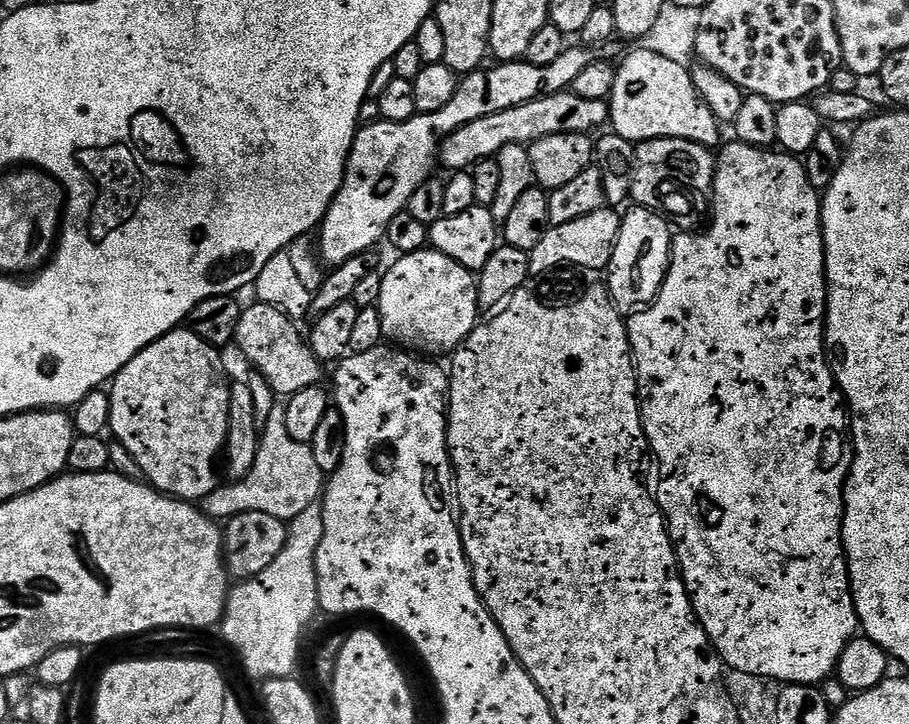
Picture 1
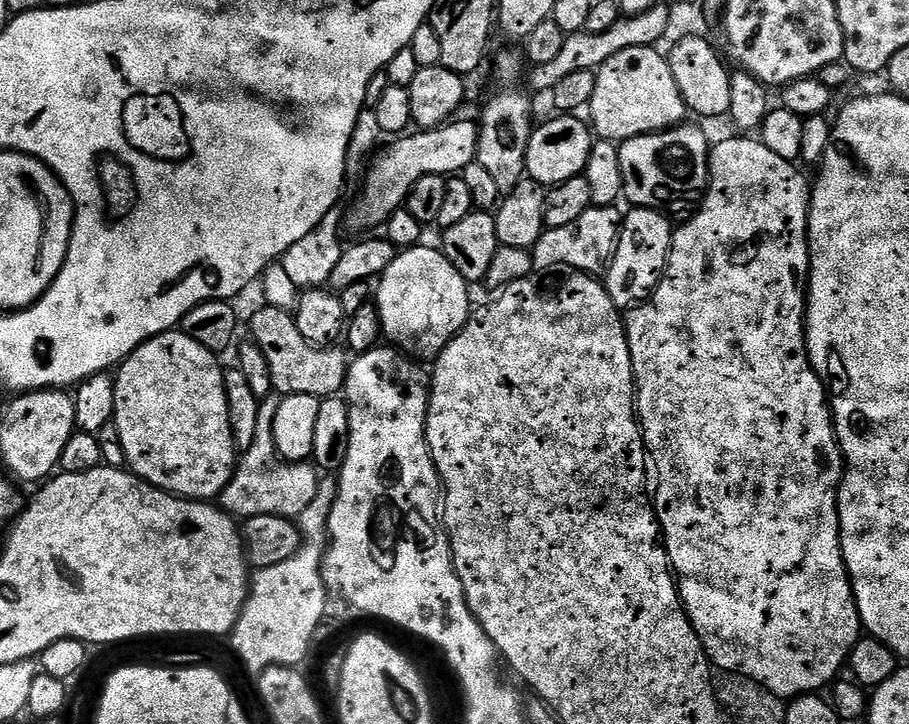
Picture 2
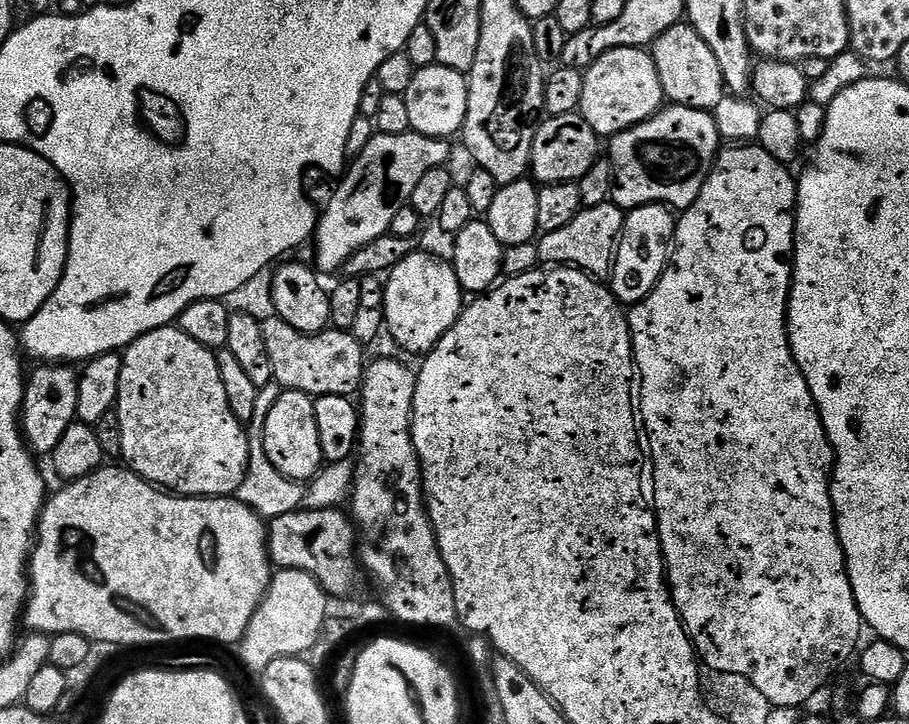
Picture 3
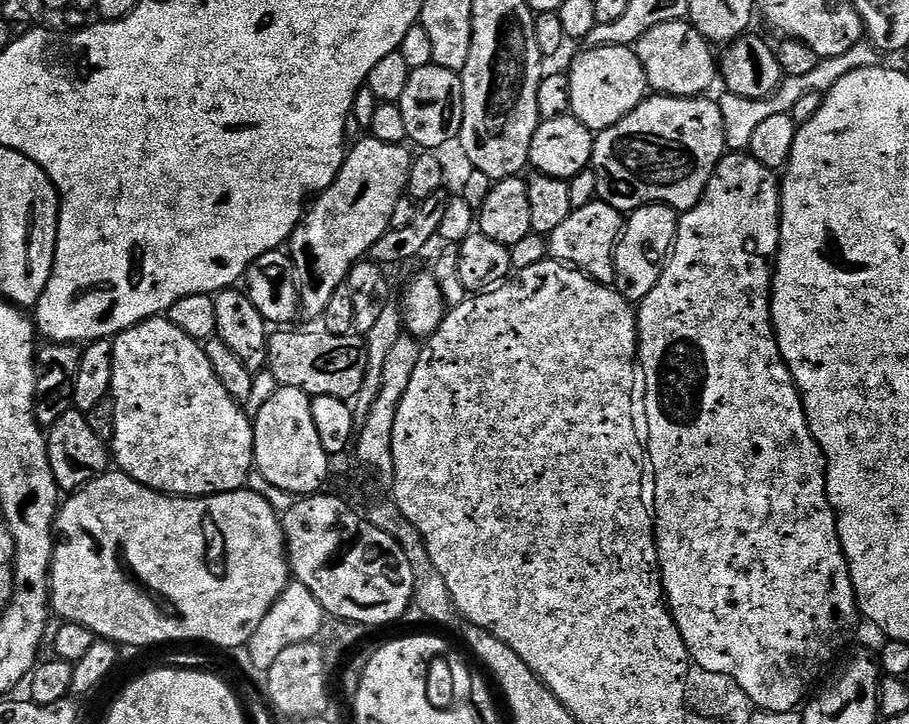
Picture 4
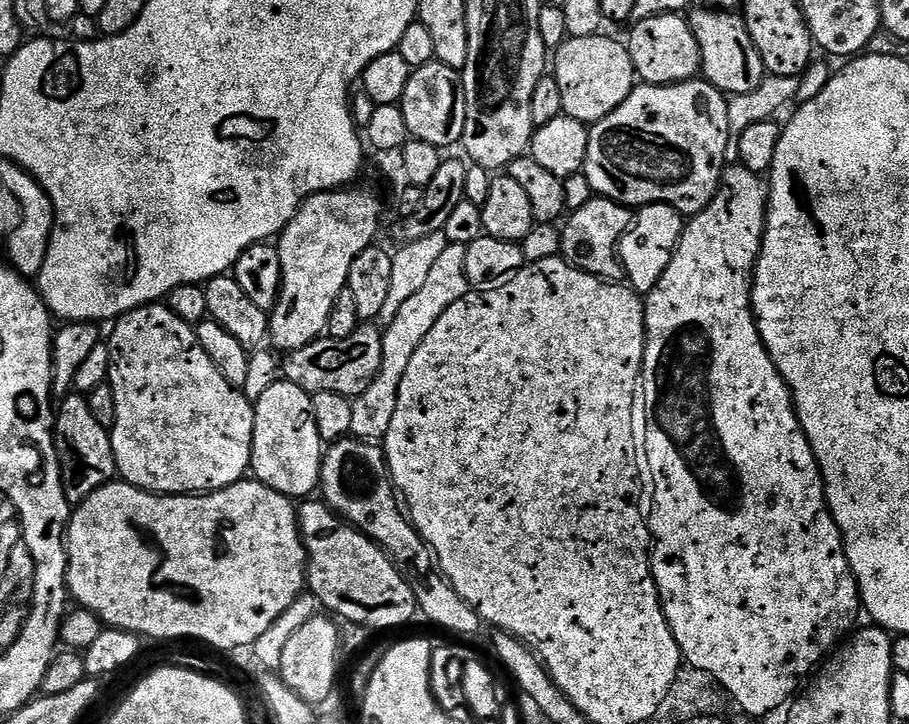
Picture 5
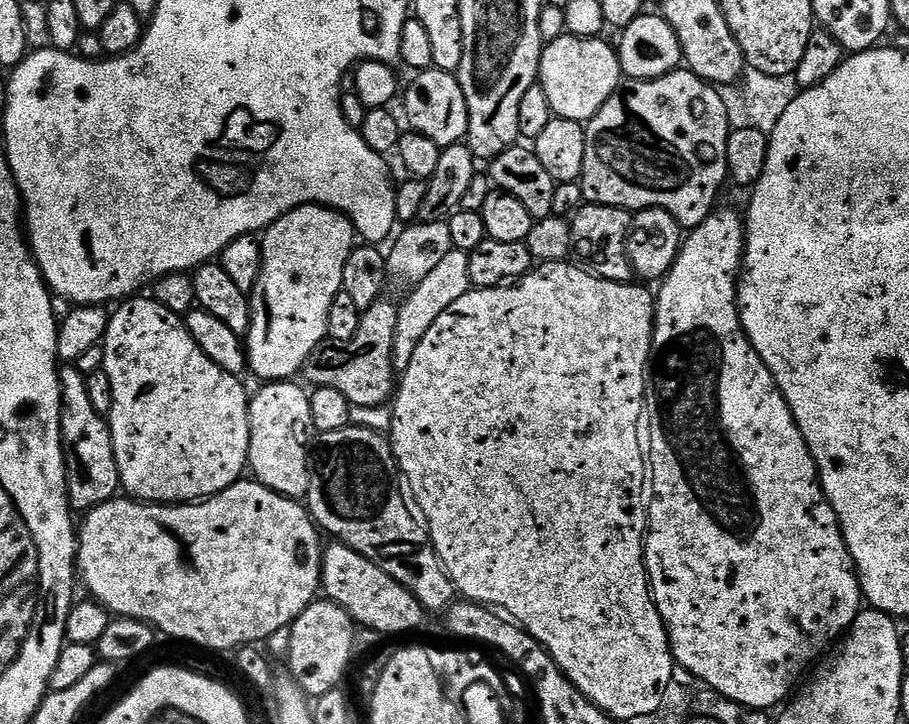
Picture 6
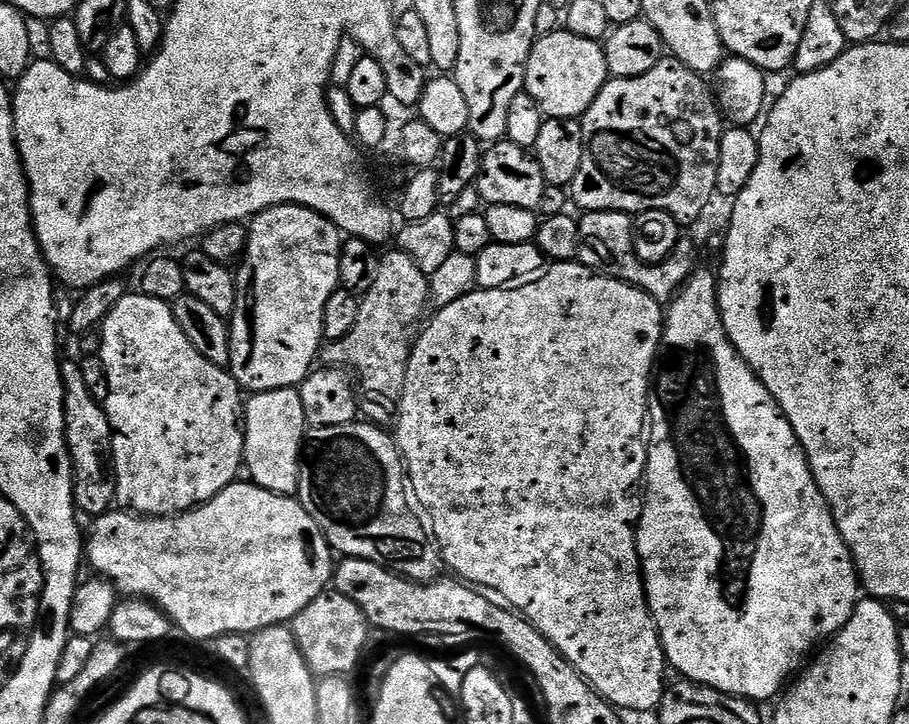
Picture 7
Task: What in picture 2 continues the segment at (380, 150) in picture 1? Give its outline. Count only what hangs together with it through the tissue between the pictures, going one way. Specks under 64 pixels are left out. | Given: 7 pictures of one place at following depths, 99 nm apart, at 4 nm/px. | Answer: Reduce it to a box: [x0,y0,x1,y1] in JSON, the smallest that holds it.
[531,2,669,94]

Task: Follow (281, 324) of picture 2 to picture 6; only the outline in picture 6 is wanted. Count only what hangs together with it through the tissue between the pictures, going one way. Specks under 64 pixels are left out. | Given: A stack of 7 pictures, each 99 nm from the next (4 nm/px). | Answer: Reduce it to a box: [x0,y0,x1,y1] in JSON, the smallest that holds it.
[302,298,398,408]

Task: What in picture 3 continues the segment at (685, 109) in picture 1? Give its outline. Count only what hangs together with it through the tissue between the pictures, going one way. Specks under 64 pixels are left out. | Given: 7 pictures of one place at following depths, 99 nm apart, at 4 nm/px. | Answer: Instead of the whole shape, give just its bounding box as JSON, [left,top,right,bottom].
[578,48,666,138]

